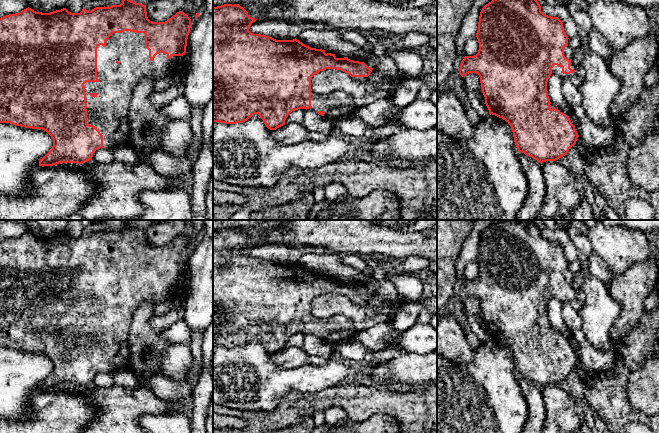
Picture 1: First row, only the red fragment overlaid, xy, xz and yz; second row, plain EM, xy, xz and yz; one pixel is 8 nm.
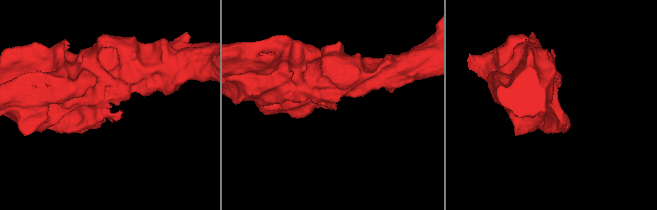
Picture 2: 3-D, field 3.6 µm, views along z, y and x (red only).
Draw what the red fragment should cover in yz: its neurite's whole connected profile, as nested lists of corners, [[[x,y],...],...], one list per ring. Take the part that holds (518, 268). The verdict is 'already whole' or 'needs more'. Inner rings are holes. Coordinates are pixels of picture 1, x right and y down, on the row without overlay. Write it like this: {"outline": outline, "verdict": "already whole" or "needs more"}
{"outline": [[[499,221],[482,232],[476,261],[479,267],[478,277],[464,281],[460,288],[459,298],[462,301],[469,297],[479,299],[489,338],[502,342],[511,350],[514,366],[519,376],[532,381],[541,388],[546,385],[556,385],[565,380],[576,368],[579,359],[569,340],[551,328],[547,315],[547,306],[552,298],[563,302],[571,302],[576,298],[571,284],[564,279],[564,272],[568,269],[569,262],[564,255],[562,245],[558,241],[544,238],[534,221]]], "verdict": "needs more"}

